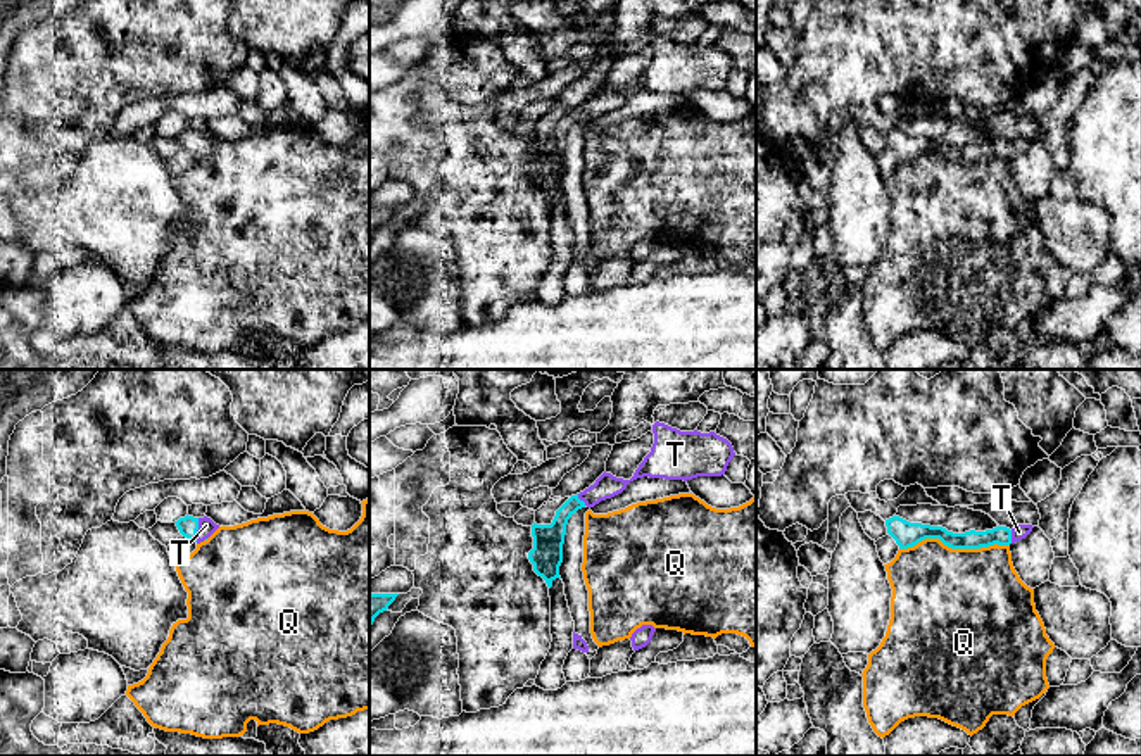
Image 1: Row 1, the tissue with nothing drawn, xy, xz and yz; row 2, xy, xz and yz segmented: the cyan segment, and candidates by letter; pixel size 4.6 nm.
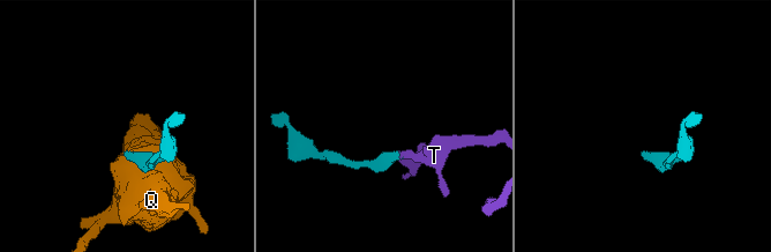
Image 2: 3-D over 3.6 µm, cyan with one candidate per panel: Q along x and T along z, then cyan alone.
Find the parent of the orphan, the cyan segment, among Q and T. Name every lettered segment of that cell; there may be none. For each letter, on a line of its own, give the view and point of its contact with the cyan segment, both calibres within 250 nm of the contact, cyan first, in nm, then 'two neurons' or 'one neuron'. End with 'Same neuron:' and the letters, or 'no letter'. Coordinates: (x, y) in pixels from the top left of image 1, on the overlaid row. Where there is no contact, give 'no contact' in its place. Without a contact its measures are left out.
Q: contact yz (953, 548); calibres 120 and 500 nm; two neurons
T: contact xy (197, 529); calibres 90 and 80 nm; one neuron
Same neuron: T

